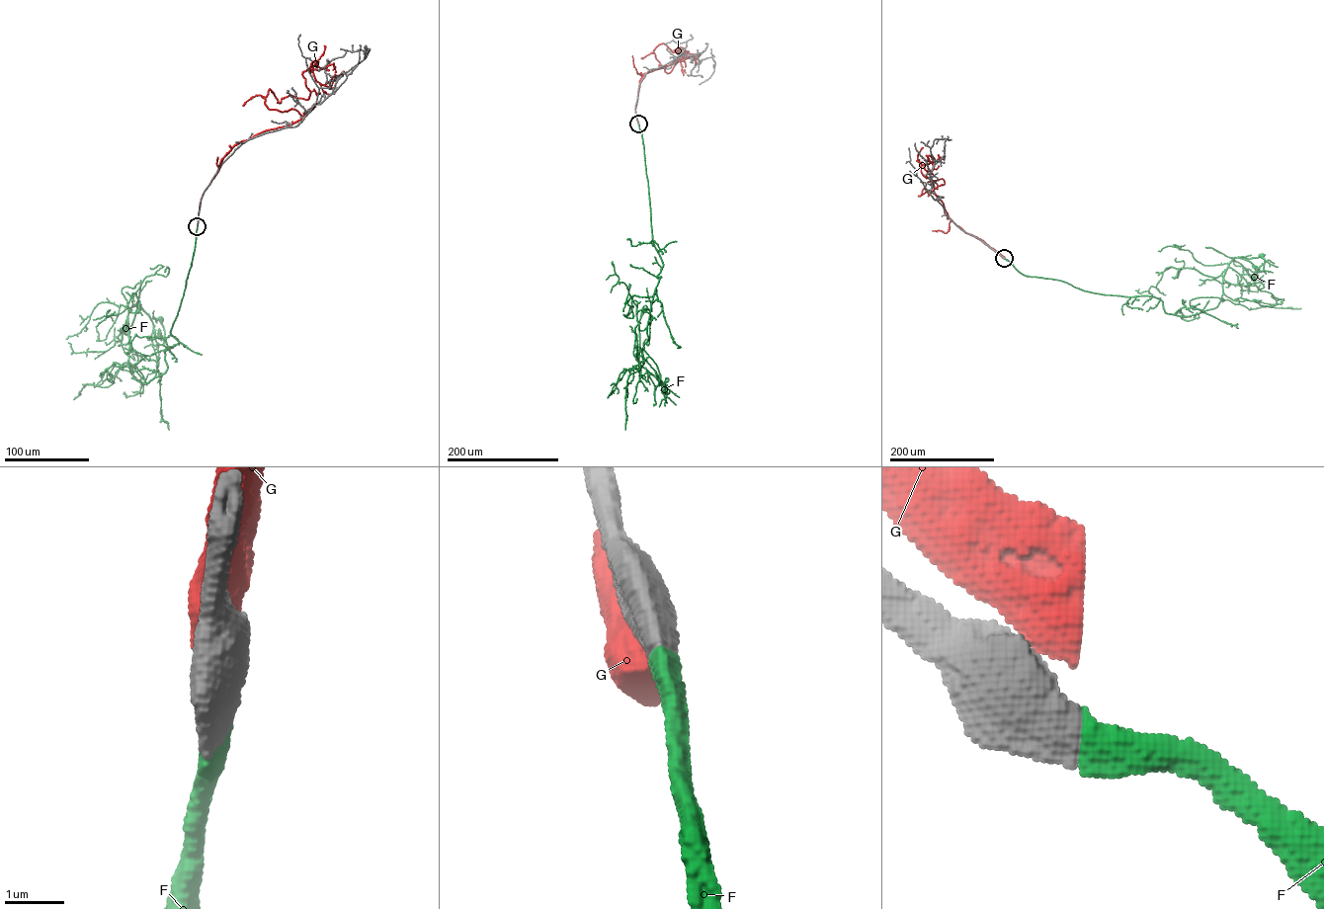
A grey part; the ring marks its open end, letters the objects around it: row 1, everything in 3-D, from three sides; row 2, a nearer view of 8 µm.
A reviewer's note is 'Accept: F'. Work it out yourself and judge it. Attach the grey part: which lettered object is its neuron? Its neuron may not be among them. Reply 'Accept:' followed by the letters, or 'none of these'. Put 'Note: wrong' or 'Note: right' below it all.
Accept: F
Note: right

